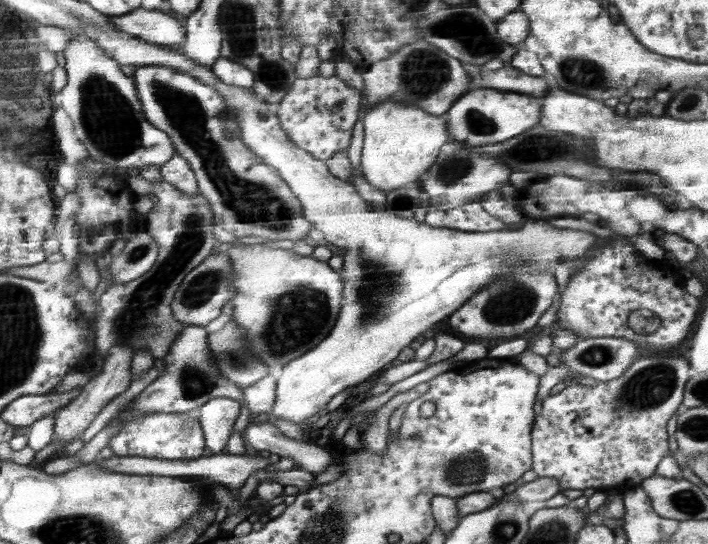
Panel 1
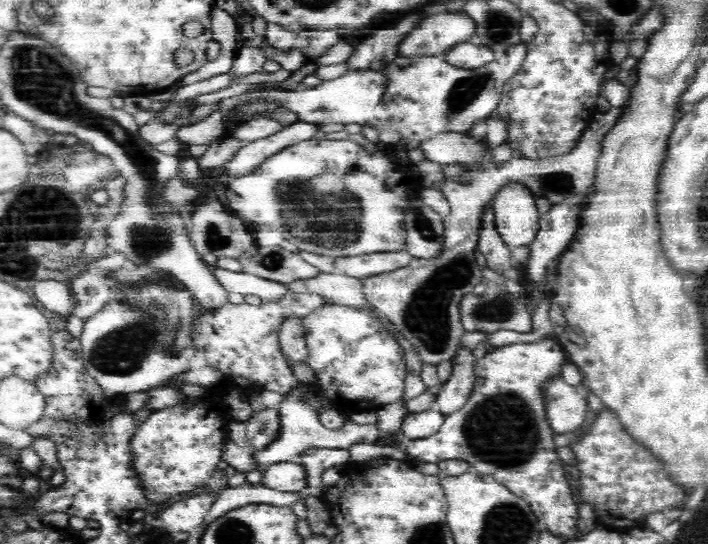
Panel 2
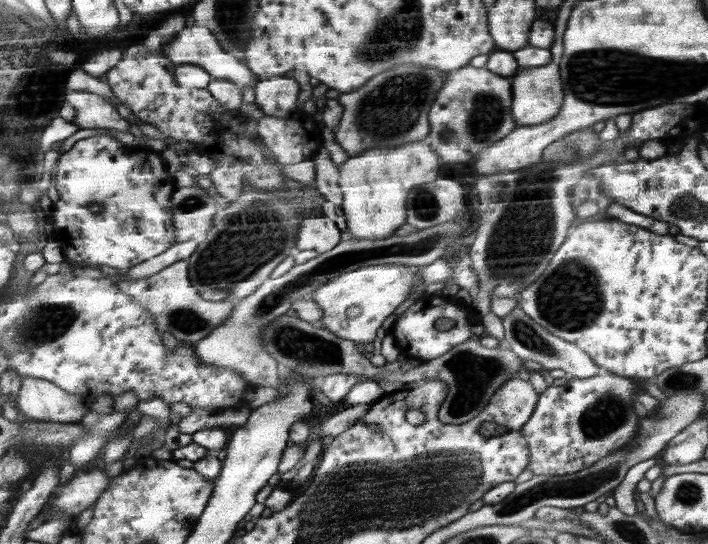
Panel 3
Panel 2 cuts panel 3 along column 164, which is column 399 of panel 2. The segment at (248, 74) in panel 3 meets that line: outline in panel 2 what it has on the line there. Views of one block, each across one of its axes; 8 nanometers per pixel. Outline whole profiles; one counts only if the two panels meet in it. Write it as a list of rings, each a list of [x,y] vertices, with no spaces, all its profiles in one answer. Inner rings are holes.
[[[456,11],[426,16],[403,38],[397,56],[446,54],[456,44],[472,38],[477,26],[465,13]]]

